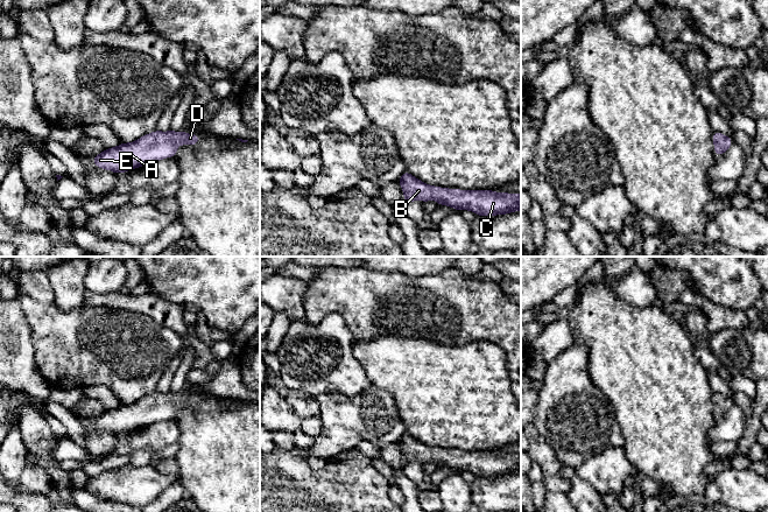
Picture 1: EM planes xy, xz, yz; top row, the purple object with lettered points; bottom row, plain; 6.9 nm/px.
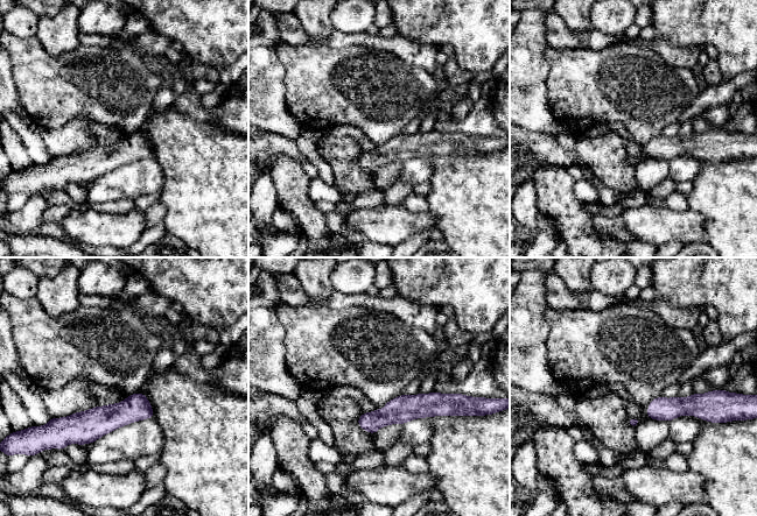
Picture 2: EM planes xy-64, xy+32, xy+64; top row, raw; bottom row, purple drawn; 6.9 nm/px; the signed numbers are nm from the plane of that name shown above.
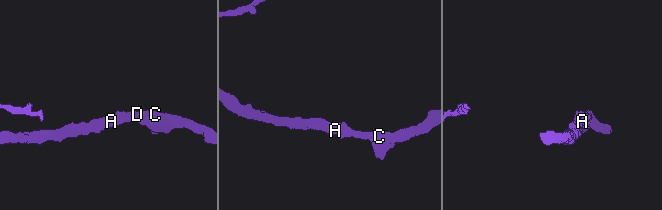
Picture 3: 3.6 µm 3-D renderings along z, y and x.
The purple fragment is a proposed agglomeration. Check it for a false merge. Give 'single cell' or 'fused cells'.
single cell

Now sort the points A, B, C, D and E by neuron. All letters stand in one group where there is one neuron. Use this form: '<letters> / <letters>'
A B C D E

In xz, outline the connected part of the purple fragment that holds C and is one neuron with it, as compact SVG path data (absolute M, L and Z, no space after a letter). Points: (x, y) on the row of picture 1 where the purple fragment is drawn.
M407 170L397 182L402 187L404 205L416 199L421 199L423 203L435 199L438 205L448 205L457 211L470 210L477 216L506 215L521 210L521 194L429 185Z

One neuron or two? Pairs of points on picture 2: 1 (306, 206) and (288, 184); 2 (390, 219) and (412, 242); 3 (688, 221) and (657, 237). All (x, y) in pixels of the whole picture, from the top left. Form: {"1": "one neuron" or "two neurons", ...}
{"1": "one neuron", "2": "two neurons", "3": "one neuron"}

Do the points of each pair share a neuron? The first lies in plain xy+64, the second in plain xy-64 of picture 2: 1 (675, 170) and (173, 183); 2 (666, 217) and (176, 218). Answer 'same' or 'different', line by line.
1: different
2: different

